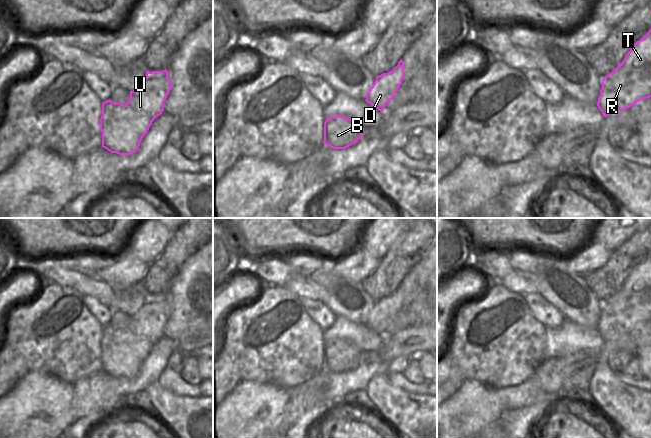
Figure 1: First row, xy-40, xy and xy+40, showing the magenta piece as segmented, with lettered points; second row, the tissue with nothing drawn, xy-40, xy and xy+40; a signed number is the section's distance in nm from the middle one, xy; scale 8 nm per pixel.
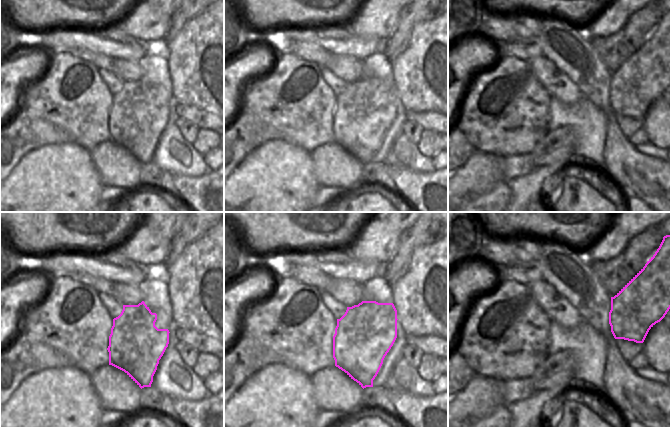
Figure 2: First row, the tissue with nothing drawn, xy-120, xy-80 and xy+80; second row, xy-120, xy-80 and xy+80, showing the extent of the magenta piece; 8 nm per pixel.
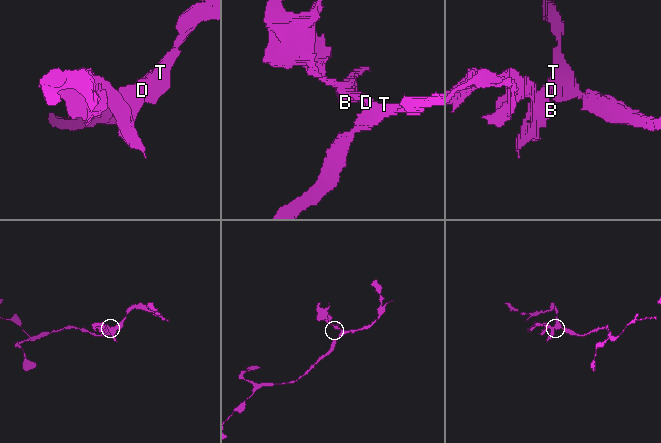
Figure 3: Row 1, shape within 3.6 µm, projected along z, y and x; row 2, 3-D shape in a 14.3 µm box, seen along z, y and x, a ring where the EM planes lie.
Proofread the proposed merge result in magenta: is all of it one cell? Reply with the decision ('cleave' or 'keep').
cleave

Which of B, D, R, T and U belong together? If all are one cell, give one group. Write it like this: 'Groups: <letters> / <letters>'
Groups: B D U / R T.

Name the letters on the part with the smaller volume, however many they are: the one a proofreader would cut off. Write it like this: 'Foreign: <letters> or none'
Foreign: B, D, U

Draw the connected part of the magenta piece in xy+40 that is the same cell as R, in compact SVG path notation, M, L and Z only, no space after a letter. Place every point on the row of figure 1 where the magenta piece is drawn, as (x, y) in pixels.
M651 29L608 75L596 103L604 117L651 97Z

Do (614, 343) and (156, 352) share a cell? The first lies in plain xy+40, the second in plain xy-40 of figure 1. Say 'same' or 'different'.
different

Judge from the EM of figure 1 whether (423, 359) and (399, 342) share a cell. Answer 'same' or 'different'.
different

